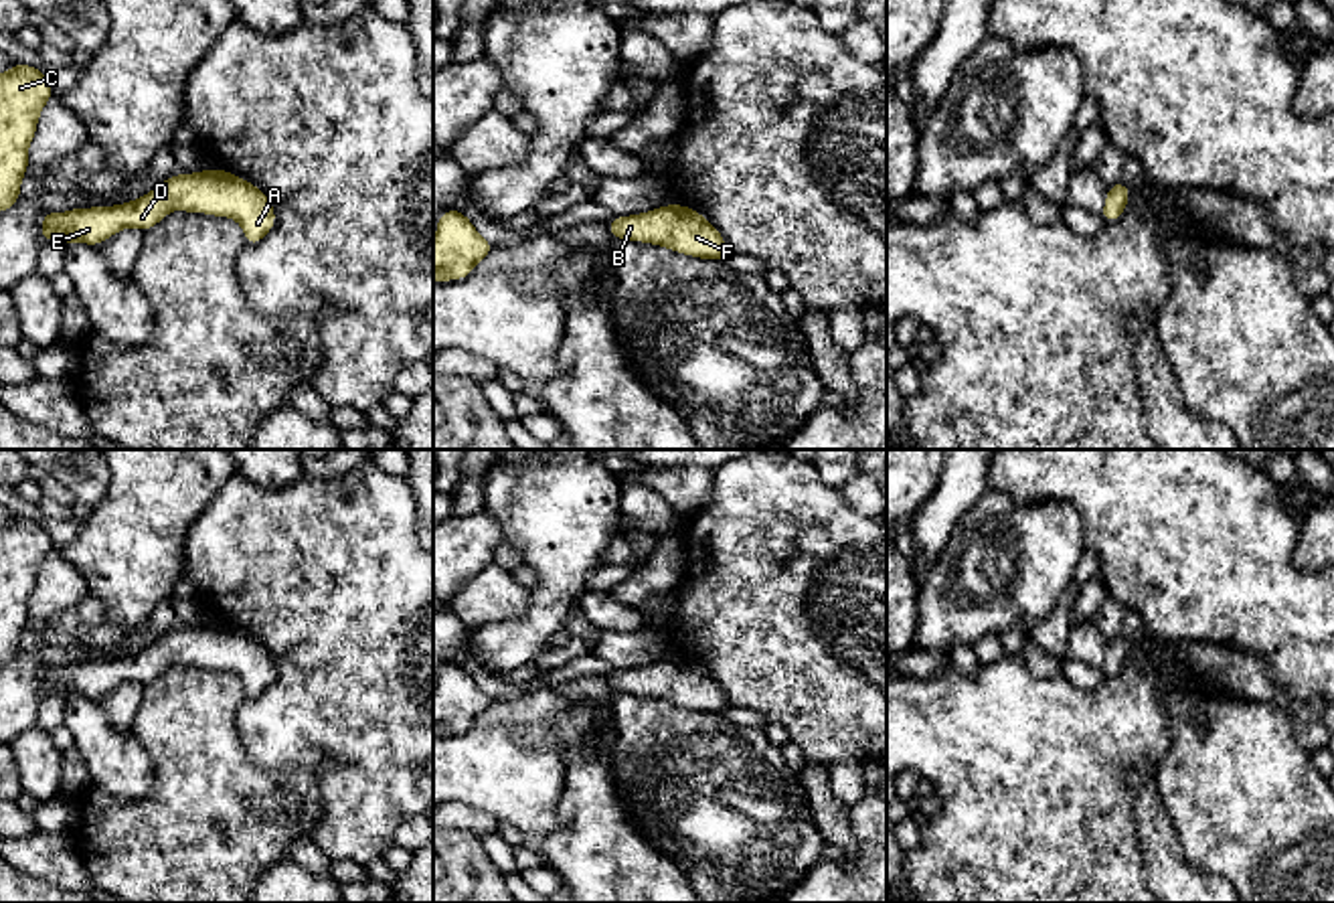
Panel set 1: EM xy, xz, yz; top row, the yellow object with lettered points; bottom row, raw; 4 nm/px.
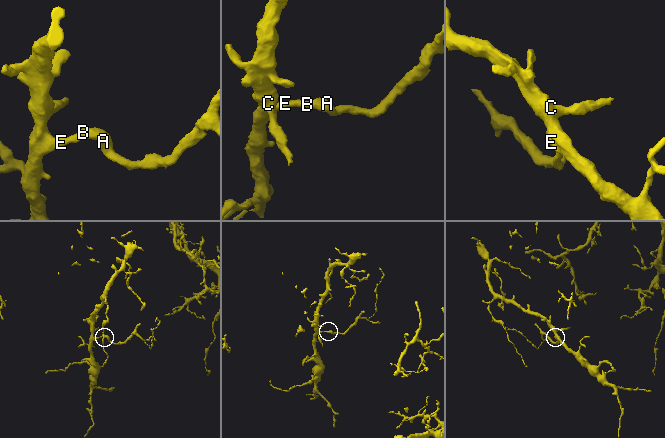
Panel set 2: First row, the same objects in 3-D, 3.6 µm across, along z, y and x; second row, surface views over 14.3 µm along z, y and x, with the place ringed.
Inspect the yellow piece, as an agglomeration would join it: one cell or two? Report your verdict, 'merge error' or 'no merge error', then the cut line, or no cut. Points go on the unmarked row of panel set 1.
no merge error; cut none

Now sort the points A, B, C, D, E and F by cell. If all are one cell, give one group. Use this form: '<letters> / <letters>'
A B C D E F

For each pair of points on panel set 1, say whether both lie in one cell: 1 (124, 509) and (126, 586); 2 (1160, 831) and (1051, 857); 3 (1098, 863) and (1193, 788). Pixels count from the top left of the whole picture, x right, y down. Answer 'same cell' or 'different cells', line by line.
1: same cell
2: different cells
3: different cells

